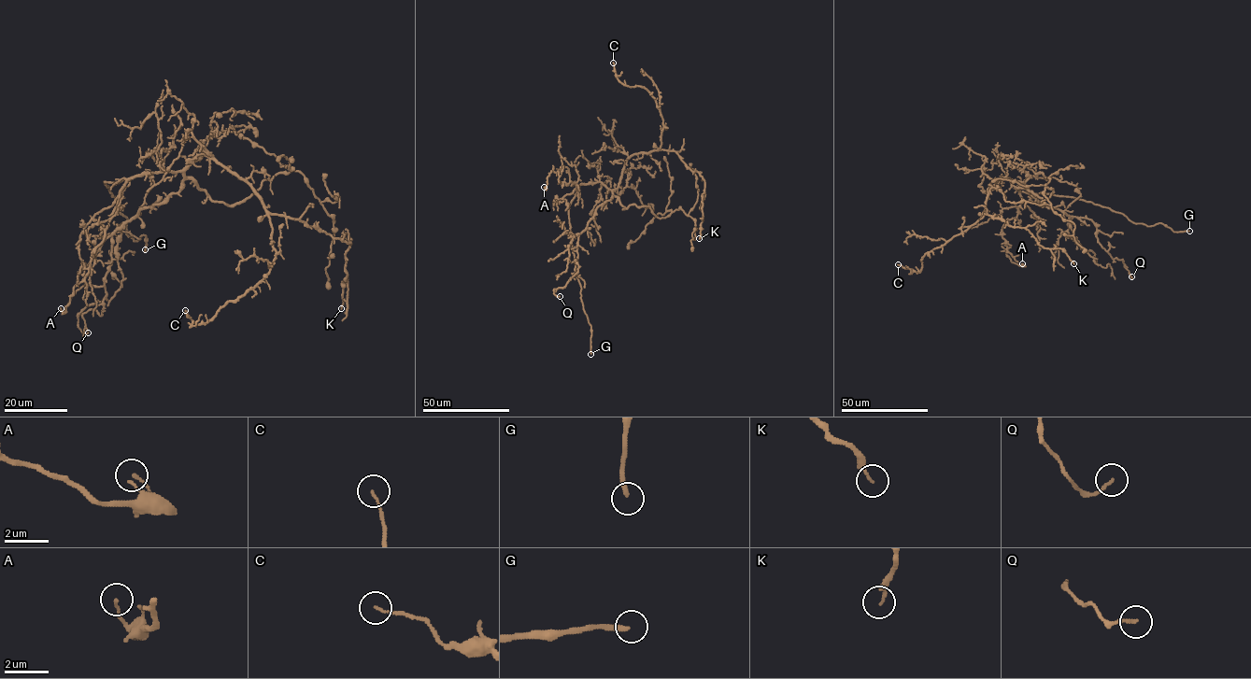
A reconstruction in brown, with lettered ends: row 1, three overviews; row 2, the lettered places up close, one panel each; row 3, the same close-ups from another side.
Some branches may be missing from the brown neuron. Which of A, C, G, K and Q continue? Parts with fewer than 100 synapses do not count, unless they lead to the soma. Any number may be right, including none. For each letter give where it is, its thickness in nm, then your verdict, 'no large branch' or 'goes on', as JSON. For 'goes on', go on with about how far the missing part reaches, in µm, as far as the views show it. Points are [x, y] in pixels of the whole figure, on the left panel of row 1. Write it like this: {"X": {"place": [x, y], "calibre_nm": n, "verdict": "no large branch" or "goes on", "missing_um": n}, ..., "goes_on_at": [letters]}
{"A": {"place": [61, 308], "calibre_nm": 120, "verdict": "no large branch"}, "C": {"place": [185, 310], "calibre_nm": 90, "verdict": "no large branch"}, "G": {"place": [145, 249], "calibre_nm": 240, "verdict": "goes on", "missing_um": 20}, "K": {"place": [341, 308], "calibre_nm": 140, "verdict": "no large branch"}, "Q": {"place": [88, 332], "calibre_nm": 130, "verdict": "no large branch"}, "goes_on_at": ["G"]}

